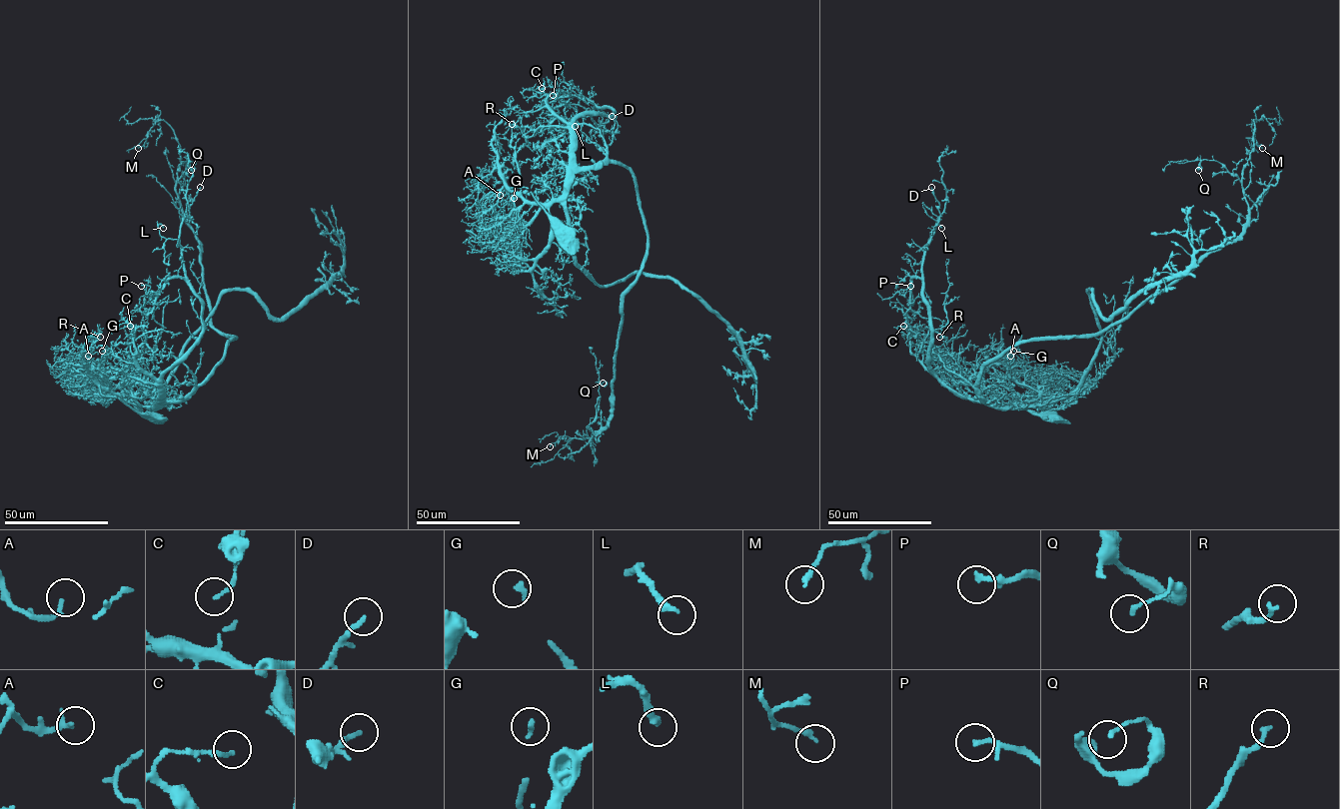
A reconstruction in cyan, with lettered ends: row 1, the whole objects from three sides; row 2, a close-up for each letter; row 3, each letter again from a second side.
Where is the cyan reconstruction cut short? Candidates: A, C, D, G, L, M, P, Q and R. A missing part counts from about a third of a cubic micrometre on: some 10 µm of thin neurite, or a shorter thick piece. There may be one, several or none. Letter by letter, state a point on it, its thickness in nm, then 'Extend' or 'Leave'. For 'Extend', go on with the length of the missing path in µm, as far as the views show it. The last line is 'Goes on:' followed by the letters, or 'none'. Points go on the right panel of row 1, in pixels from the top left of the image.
A: Place: (1010, 356). Thickness 120 nm. Leave
C: Place: (903, 326). Thickness 150 nm. Leave
D: Place: (931, 187). Thickness 170 nm. Leave
G: Place: (1013, 351). Thickness 190 nm. Leave
L: Place: (941, 228). Thickness 280 nm. Extend. Missing length about 15 µm
M: Place: (1262, 148). Thickness 190 nm. Leave
P: Place: (910, 286). Thickness 150 nm. Leave
Q: Place: (1198, 170). Thickness 140 nm. Extend. Missing length about 10 µm
R: Place: (939, 337). Thickness 160 nm. Leave
Goes on: L, Q

